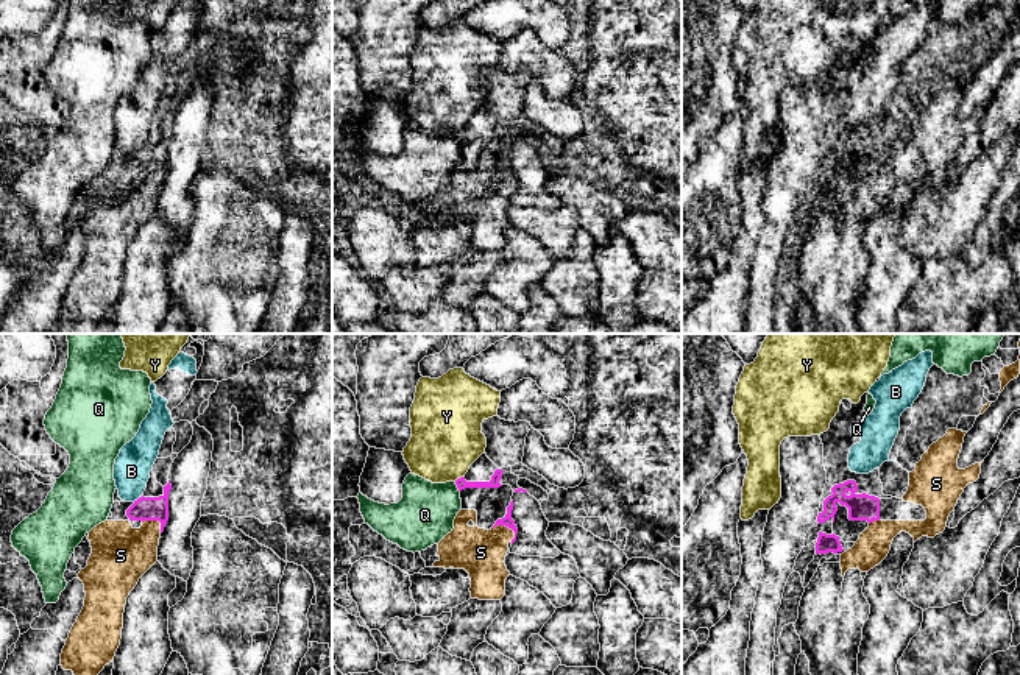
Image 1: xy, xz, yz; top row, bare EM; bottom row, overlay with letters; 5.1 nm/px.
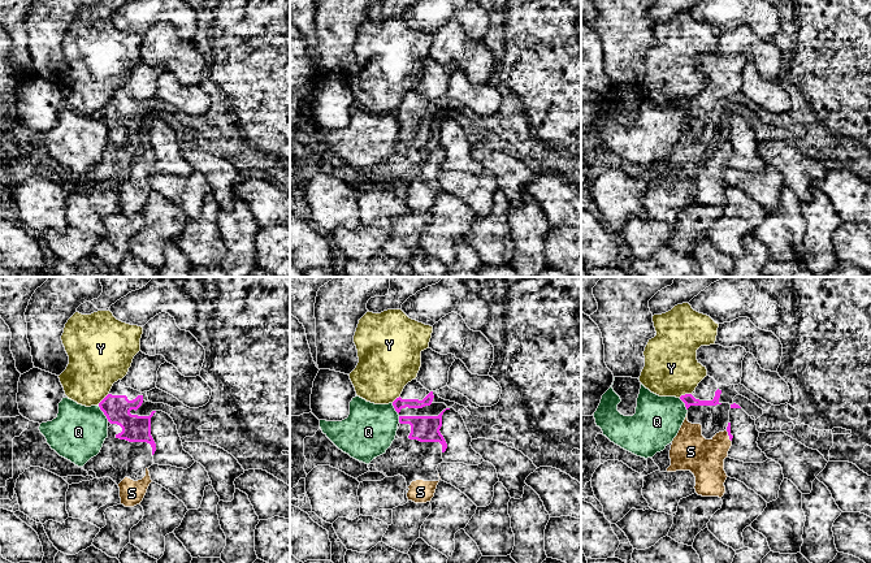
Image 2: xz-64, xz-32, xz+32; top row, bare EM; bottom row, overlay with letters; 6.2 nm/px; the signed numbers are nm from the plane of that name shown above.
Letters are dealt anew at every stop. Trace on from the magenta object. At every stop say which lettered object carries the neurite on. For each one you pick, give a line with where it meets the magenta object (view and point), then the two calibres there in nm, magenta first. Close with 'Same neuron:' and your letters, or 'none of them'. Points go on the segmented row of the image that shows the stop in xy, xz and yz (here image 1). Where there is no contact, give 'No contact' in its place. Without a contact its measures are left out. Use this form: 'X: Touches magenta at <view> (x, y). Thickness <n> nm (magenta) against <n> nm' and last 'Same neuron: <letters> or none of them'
B: Touches magenta at xy (139, 498). Thickness 130 nm (magenta) against 190 nm
Same neuron: B

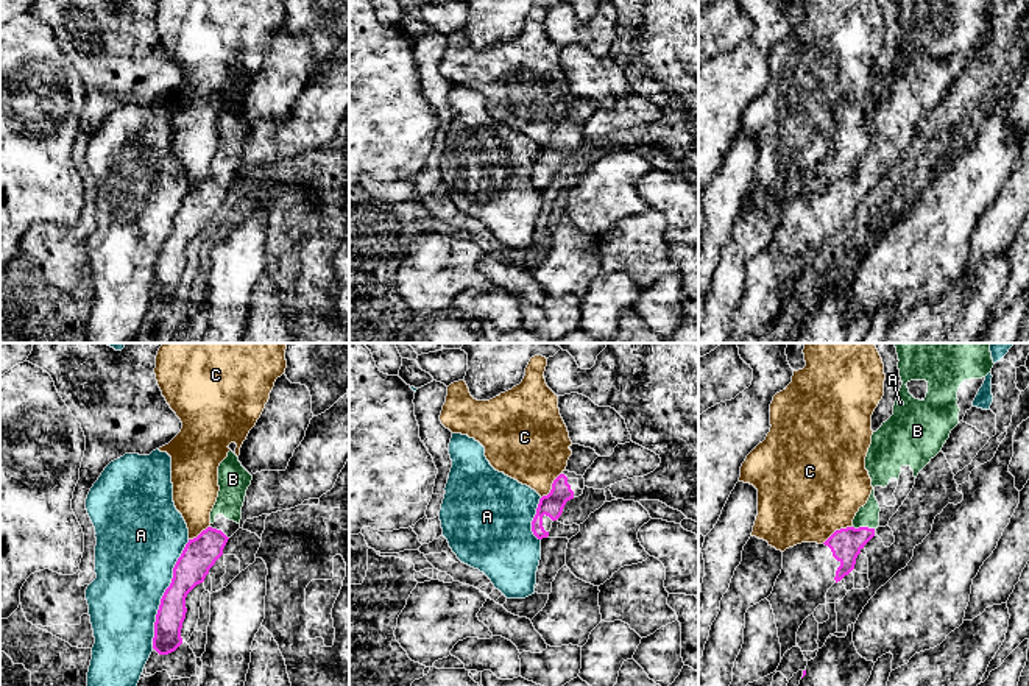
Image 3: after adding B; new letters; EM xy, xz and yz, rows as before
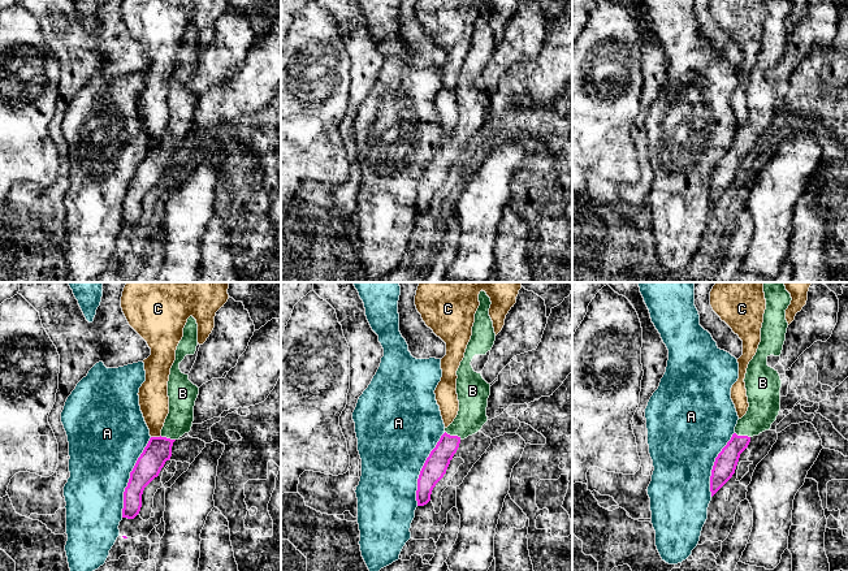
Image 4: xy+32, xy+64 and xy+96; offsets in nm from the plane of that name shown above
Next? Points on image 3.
B: Touches magenta at yz (862, 527). Thickness 160 nm (magenta) against 110 nm
Same neuron: B

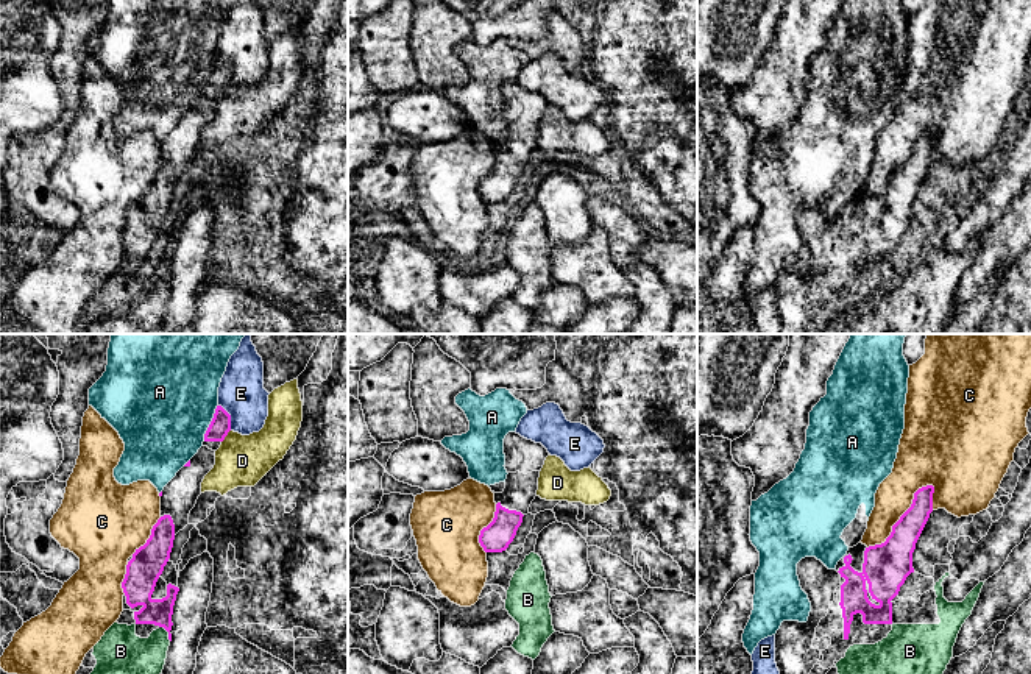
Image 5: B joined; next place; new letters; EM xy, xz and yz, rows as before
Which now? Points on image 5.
Same neuron: none of them

